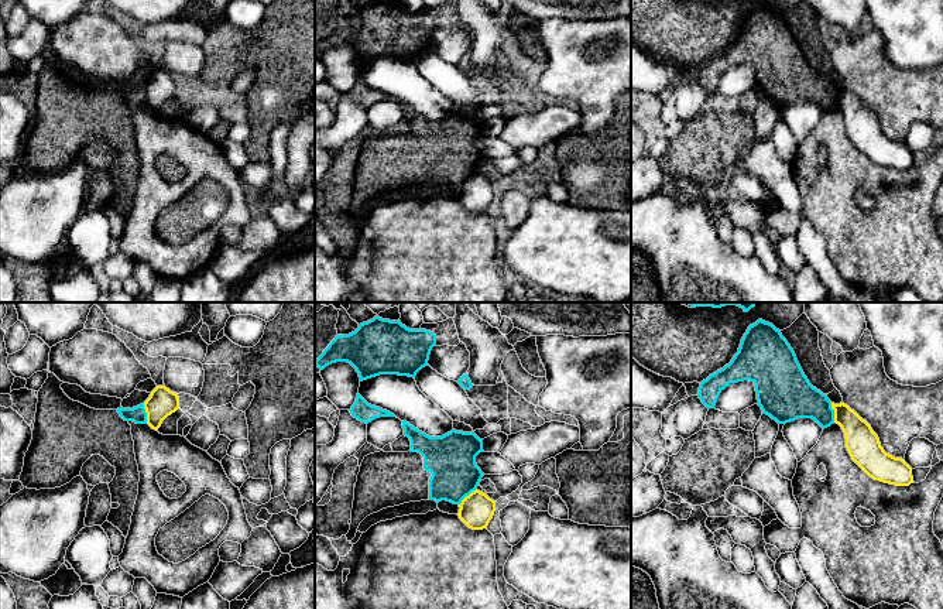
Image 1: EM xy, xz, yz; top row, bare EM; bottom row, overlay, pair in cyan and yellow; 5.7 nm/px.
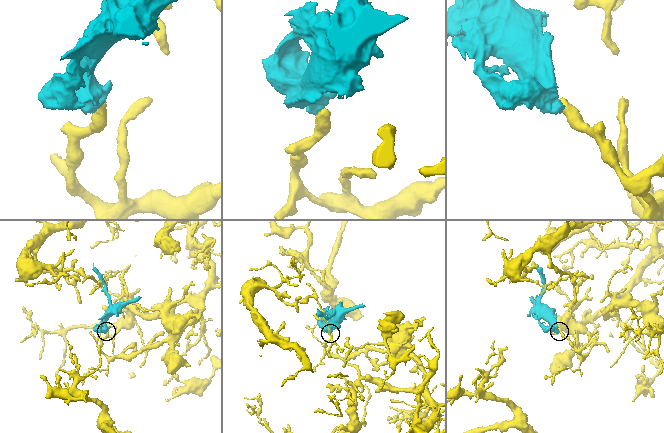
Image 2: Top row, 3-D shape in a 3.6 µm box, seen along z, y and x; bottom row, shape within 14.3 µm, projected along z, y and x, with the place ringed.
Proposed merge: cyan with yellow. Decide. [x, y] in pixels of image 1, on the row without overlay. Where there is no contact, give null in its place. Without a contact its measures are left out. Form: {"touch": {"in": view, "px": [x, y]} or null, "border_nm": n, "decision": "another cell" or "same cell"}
{"touch": {"in": "xy", "px": [146, 96]}, "border_nm": 120, "decision": "another cell"}

